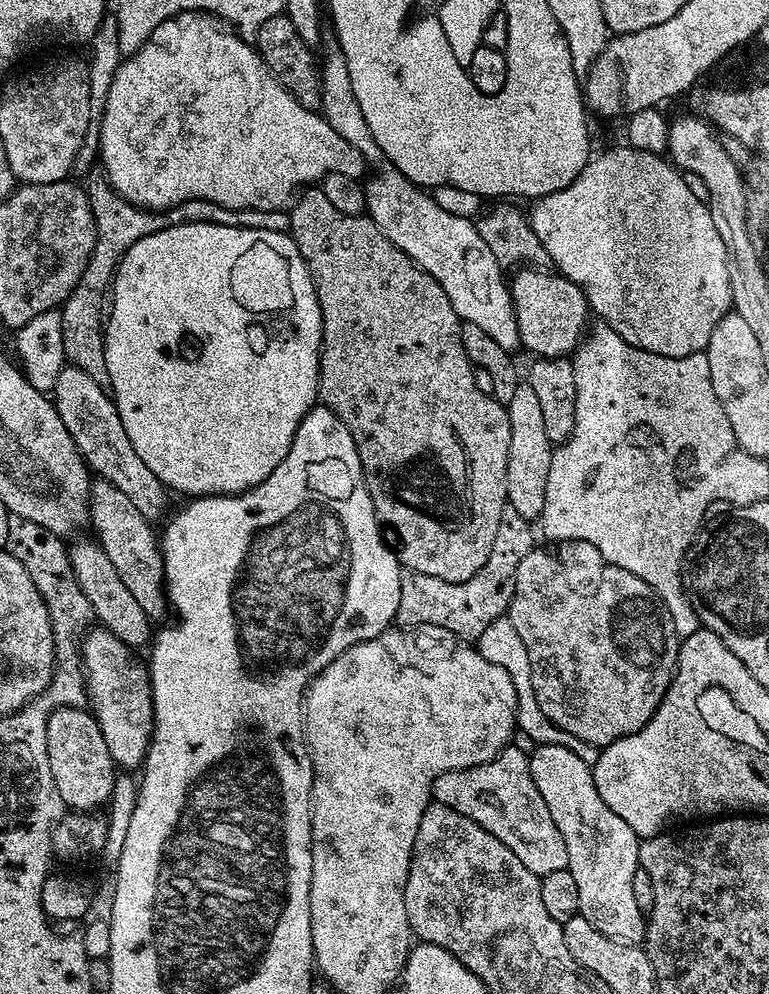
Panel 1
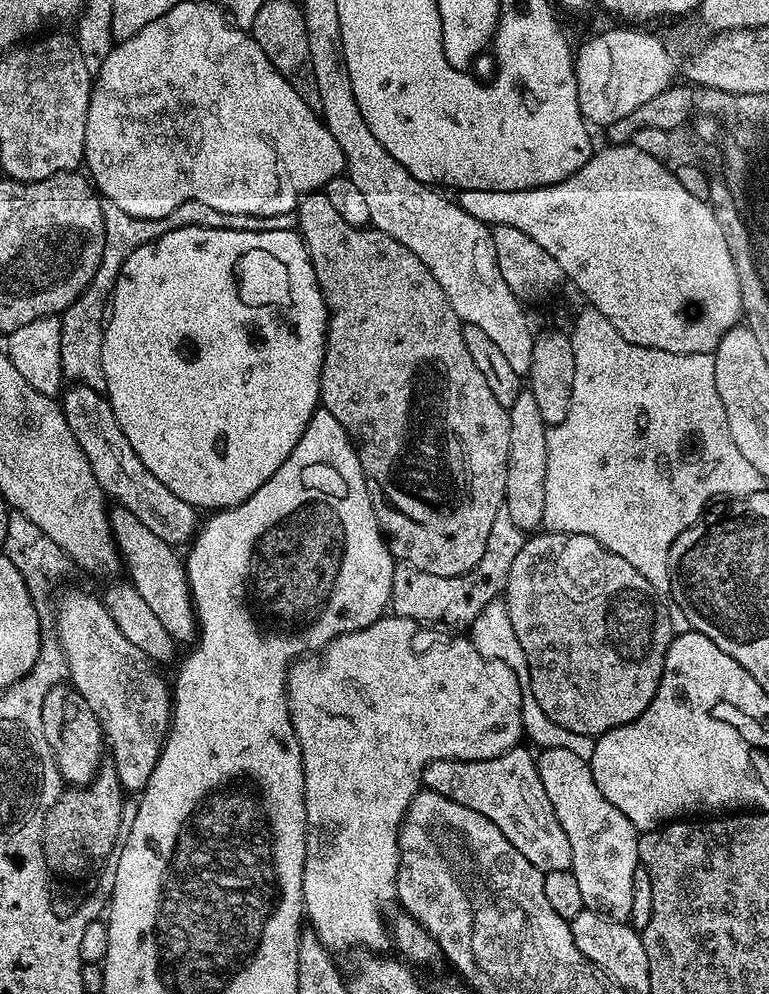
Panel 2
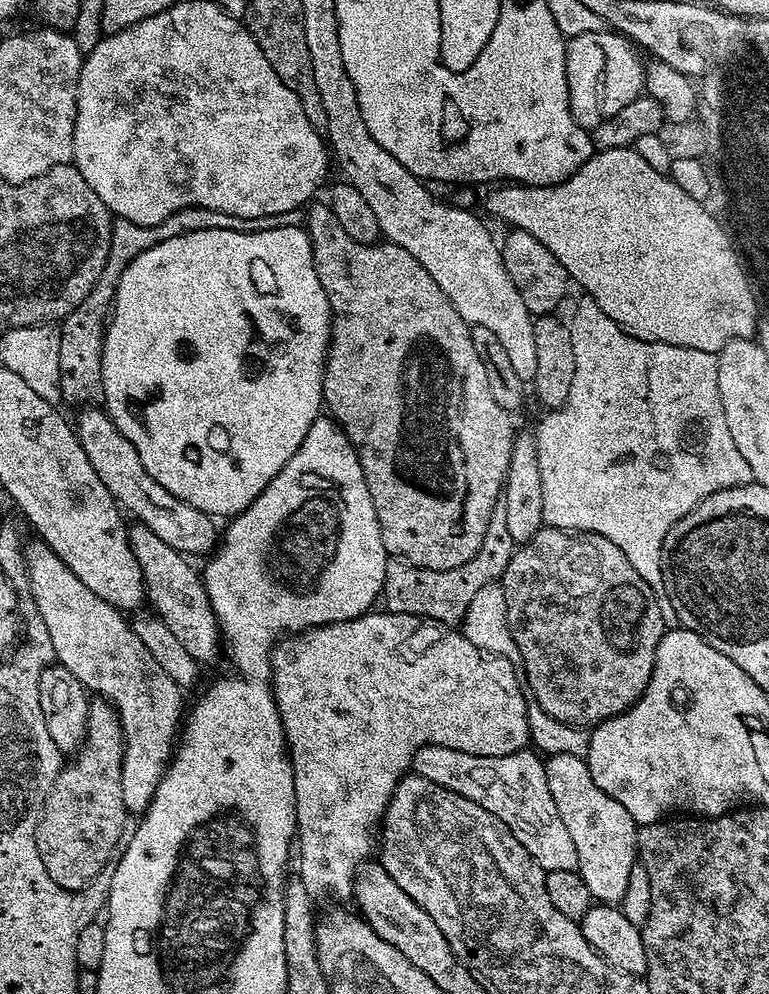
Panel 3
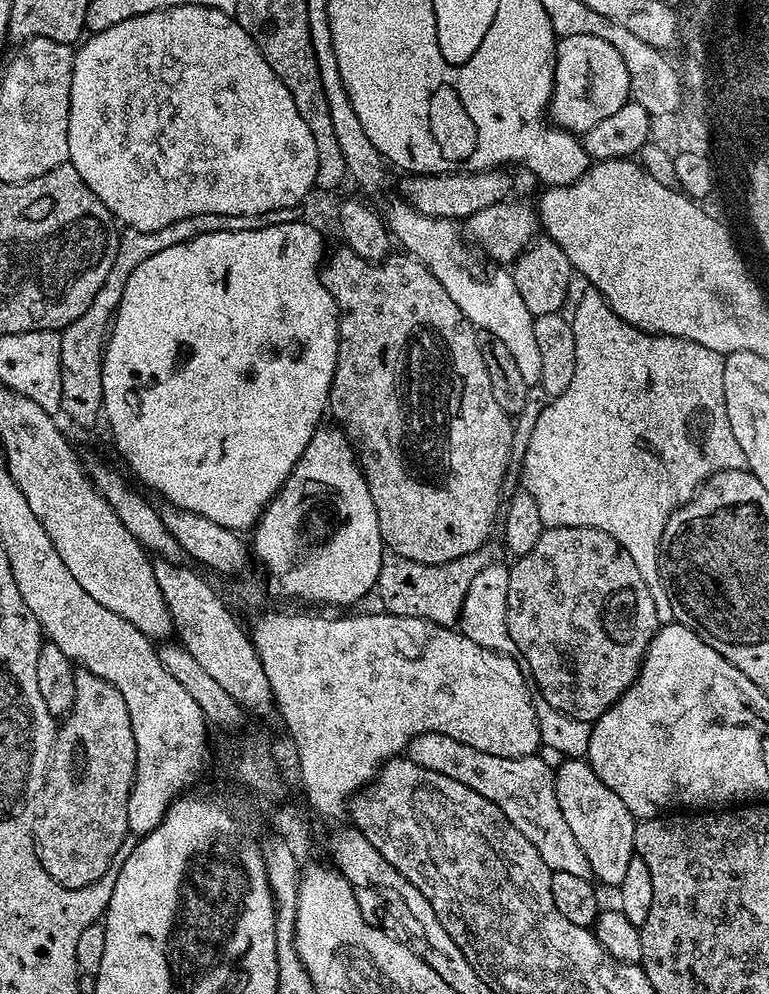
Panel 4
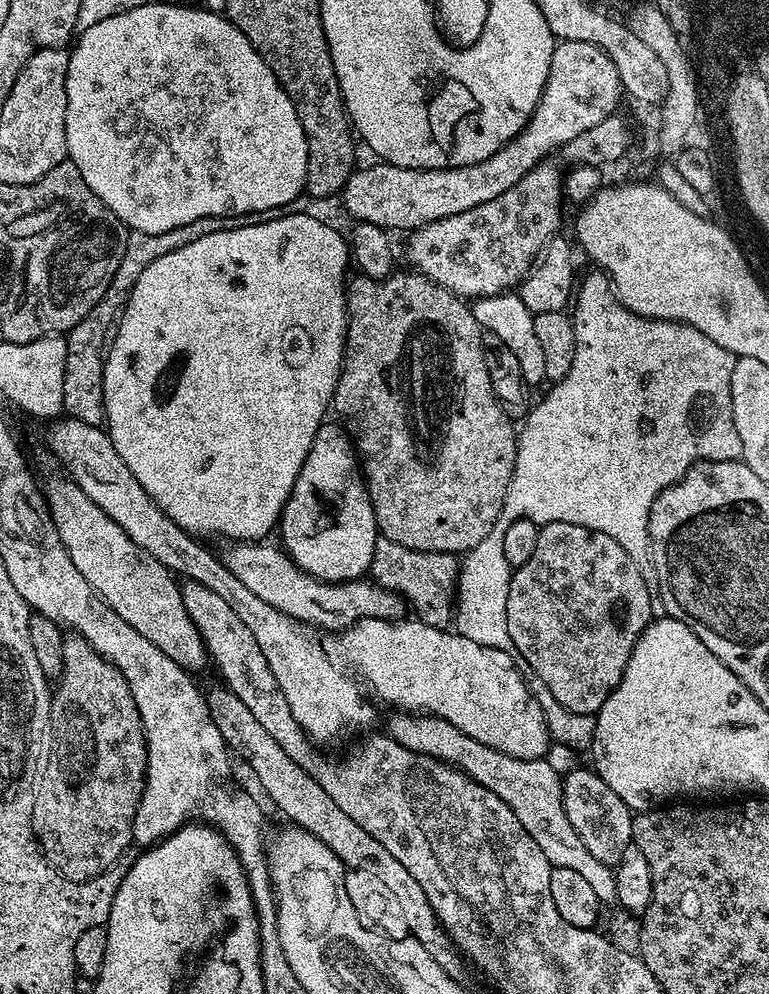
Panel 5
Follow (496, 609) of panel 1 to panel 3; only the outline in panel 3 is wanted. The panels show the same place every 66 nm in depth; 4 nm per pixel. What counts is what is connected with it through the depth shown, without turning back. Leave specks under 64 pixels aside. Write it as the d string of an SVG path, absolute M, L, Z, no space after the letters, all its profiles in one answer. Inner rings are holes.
M501 502L494 506L494 514L478 554L474 554L466 566L454 566L454 570L426 570L422 566L407 564L405 560L389 559L382 593L383 607L398 614L420 616L425 622L435 622L441 626L459 625L474 594L488 588L491 580L499 581L503 577L506 566L510 566L513 551L510 530L506 527L506 506Z

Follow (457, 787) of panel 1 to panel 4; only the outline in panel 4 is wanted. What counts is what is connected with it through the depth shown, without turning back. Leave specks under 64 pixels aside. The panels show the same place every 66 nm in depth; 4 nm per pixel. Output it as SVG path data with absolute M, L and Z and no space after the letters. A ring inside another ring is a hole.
M427 732L415 736L408 743L407 759L418 762L418 766L426 766L426 770L434 770L436 774L446 774L446 778L454 778L454 782L462 782L462 786L470 786L482 798L490 798L516 829L542 854L542 862L553 872L575 874L578 878L593 879L590 862L586 862L586 854L582 854L582 846L574 838L566 818L562 818L562 810L558 807L556 793L556 777L554 770L542 762L538 755L522 758L498 758L498 754L482 754L482 750L474 750L474 746L466 746L466 742L450 738L446 734Z

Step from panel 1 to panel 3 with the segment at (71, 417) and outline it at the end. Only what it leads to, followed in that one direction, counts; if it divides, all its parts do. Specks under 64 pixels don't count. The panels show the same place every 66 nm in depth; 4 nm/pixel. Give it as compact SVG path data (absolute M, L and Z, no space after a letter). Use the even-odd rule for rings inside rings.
M84 406L79 409L80 417L74 420L76 436L82 442L82 450L86 450L86 458L90 458L90 466L94 466L98 478L102 478L102 486L110 490L117 504L129 517L135 518L139 523L145 524L166 546L178 550L183 556L189 558L207 557L217 547L218 528L217 521L207 516L202 510L194 510L182 498L174 498L166 486L154 482L150 474L142 466L138 458L138 450L122 438L118 426L108 416L107 411L100 406Z

